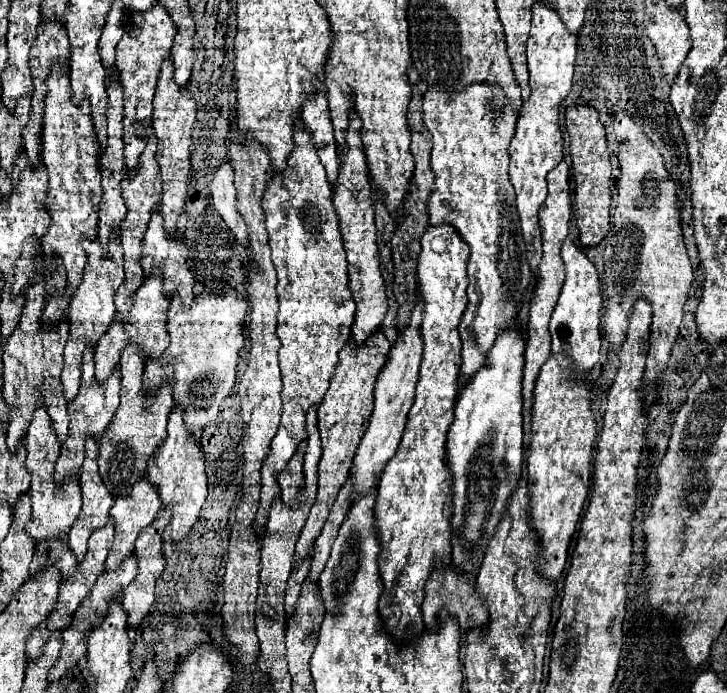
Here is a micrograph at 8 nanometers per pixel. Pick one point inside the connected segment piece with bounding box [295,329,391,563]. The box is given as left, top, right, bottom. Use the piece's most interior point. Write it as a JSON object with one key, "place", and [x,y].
{"place":[343,415]}

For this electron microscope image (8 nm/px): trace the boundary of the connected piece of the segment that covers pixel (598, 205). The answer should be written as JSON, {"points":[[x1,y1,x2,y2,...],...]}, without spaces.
{"points":[[569,105,565,111,565,125,571,137,571,157,573,157,573,179,575,179,575,215,579,227,579,239,585,247,595,247,609,233,609,211,615,179,611,173,611,161,607,153,605,127,599,121,597,109,589,105]]}

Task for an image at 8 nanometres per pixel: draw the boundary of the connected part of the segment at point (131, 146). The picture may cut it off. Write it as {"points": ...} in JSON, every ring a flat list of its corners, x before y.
{"points":[[157,3,151,7,151,11,145,11,143,15,127,15,125,19,125,33,121,41,117,43,117,69,121,71,121,83,123,83,123,103,125,103,125,117,123,117,123,143,125,143,125,163,129,171,133,173,139,163,139,155,145,149,145,141,135,135,133,125,139,123,149,123,153,115,153,95,155,95,155,85,159,77,159,67,163,59,167,59,171,51,171,43,175,37,175,23,167,15,167,9]]}

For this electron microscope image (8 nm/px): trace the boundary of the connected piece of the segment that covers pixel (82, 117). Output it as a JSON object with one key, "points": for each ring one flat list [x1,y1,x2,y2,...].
{"points":[[55,61,51,75,47,79,45,95,45,117,43,117,43,163,49,173,49,193,47,193,47,213,51,215,51,225,43,237,43,249,47,251,47,261,51,261,51,251,63,261,67,269,67,289,63,297,47,297,43,311,43,323,53,325,55,319,67,309,73,291,79,285,87,255,81,245,81,235,89,239,97,237,97,207,101,197,101,175,97,165,97,137,91,119,91,107,87,103,75,105,71,101,71,83,69,83,69,63]]}

